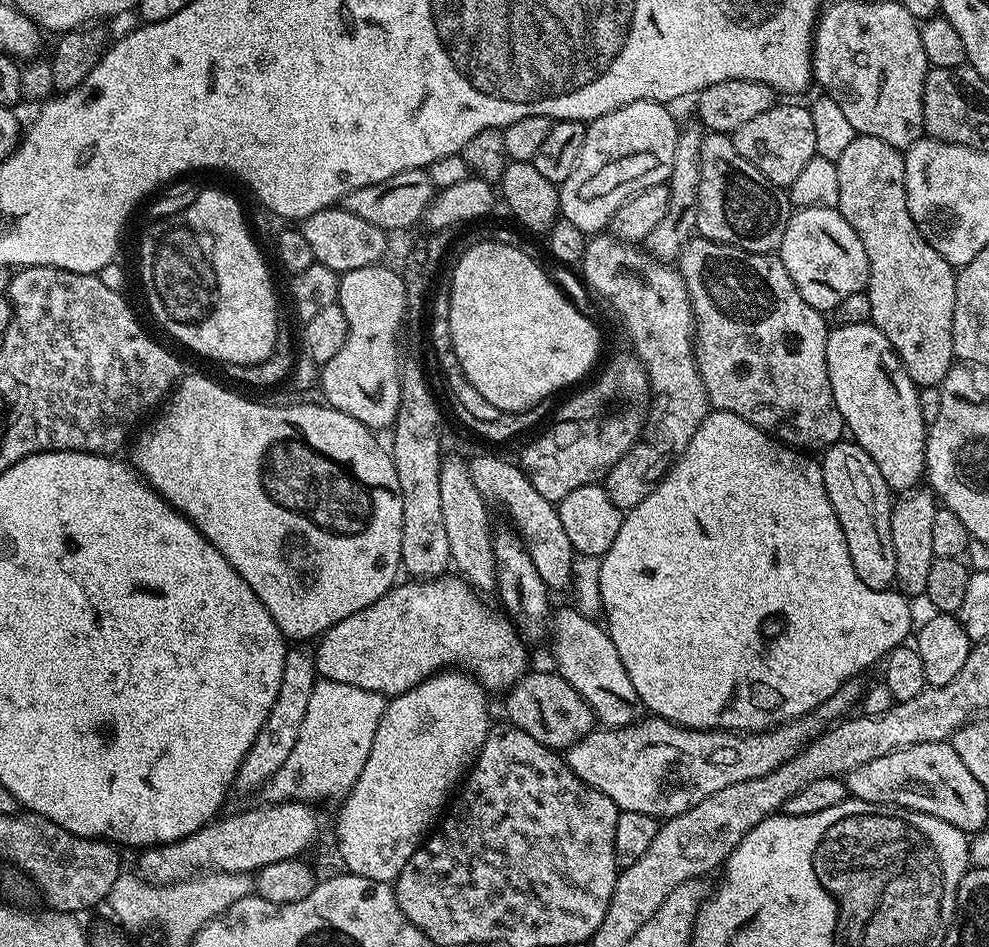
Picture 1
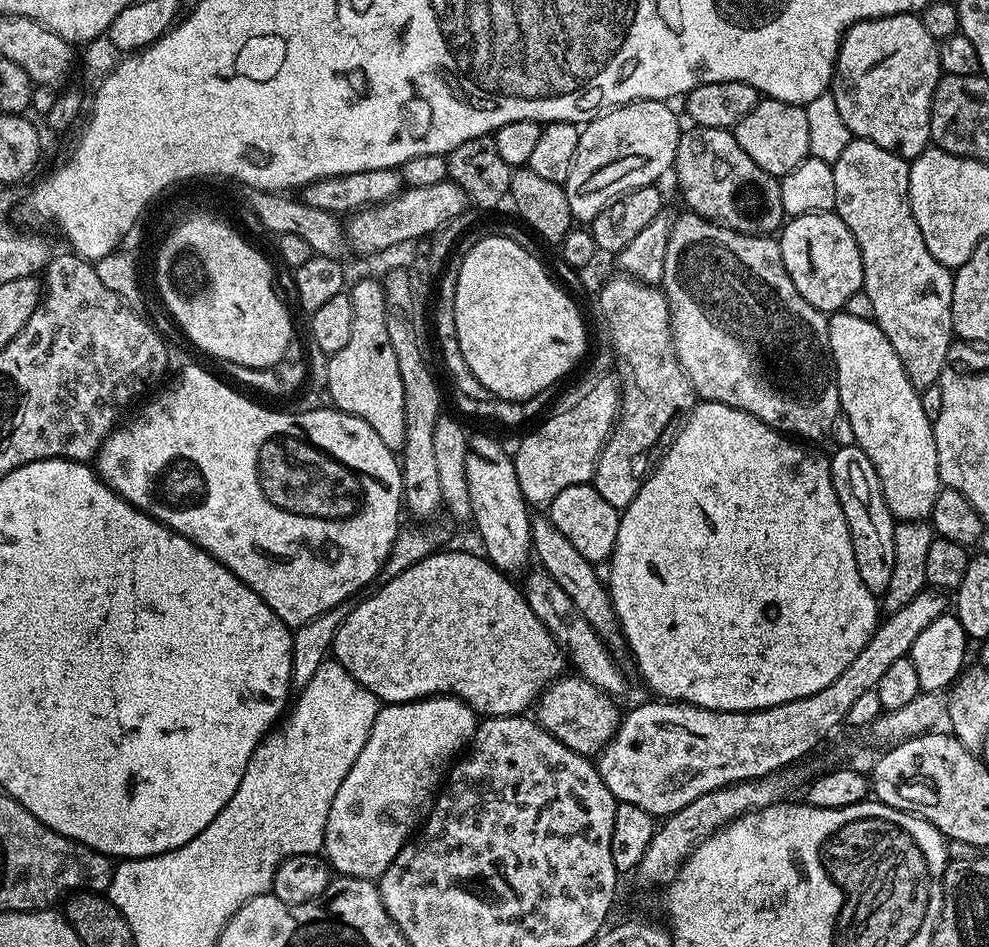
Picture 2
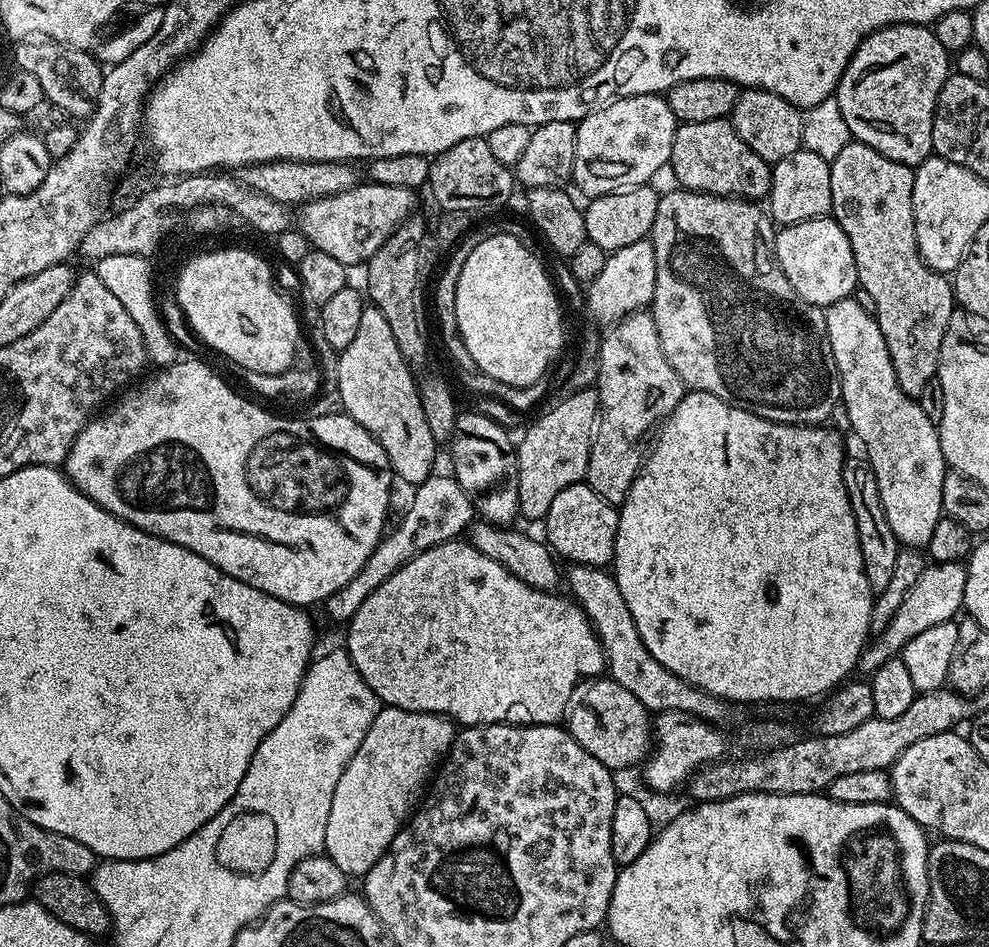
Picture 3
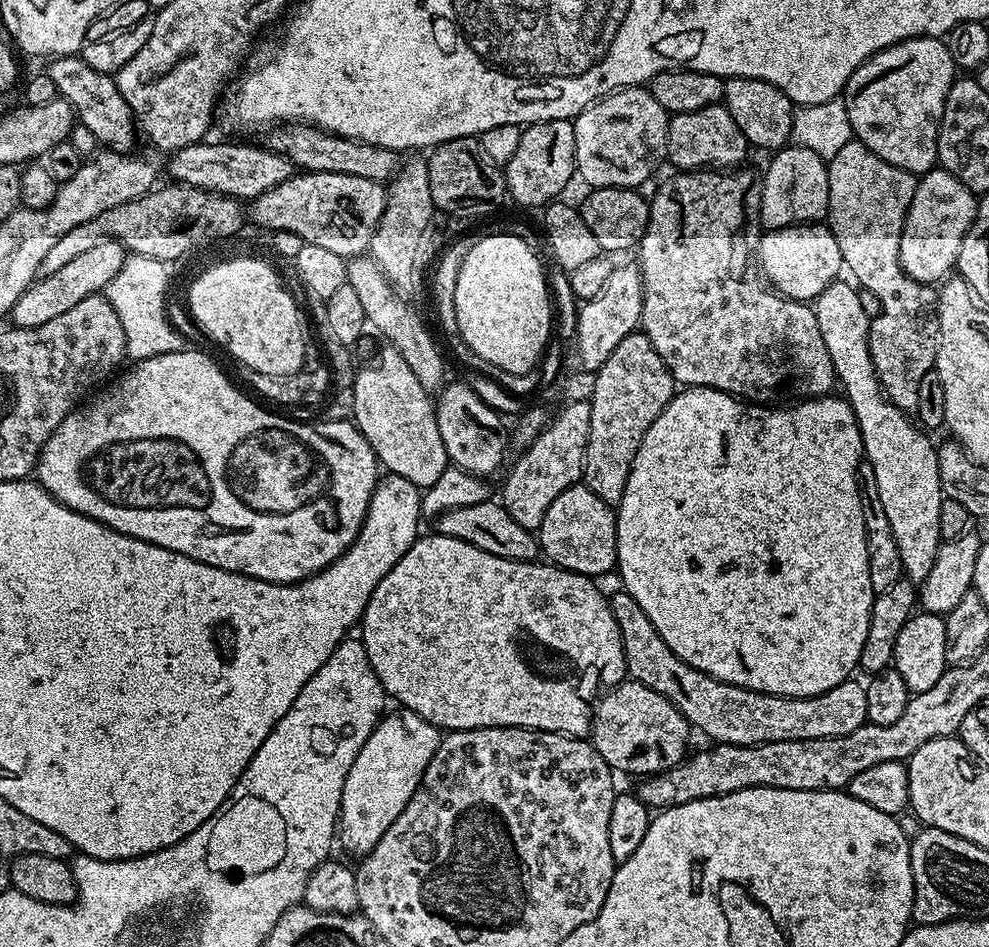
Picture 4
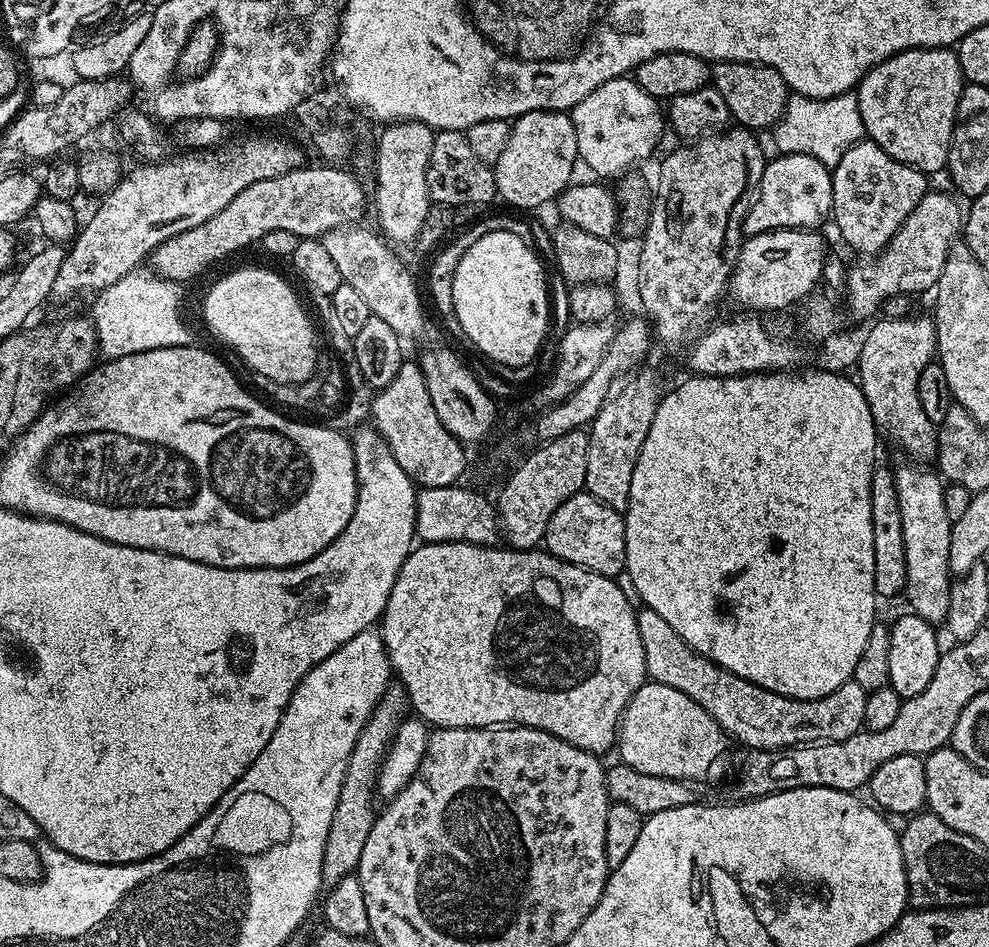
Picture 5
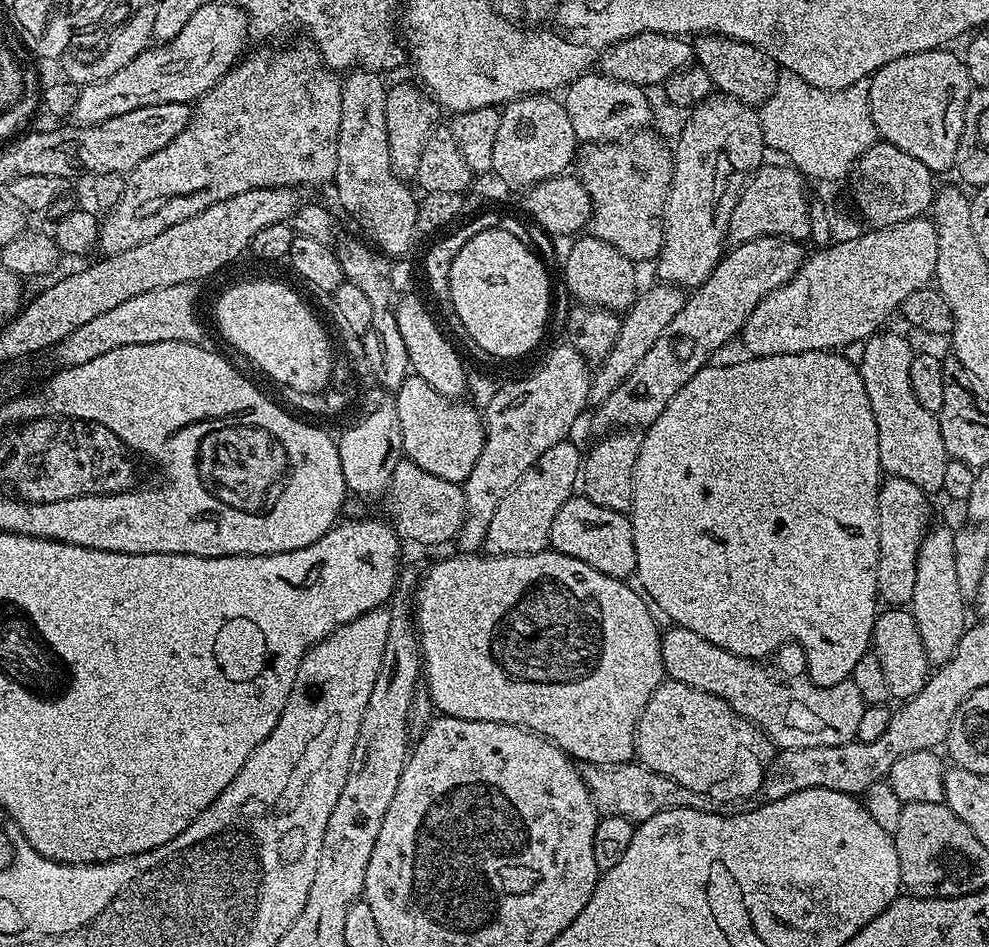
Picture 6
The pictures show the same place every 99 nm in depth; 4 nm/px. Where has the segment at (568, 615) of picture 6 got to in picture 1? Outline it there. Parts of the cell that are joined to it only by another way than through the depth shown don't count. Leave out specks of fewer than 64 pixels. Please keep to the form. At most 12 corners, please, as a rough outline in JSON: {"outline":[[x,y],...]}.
{"outline":[[459,574],[397,583],[319,637],[317,677],[489,693],[529,645]]}

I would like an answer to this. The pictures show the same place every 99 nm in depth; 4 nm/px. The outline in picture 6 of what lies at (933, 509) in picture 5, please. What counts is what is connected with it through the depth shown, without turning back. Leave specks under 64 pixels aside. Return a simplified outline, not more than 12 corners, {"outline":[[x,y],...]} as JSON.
{"outline":[[953,529],[920,546],[910,611],[929,665],[964,633]]}

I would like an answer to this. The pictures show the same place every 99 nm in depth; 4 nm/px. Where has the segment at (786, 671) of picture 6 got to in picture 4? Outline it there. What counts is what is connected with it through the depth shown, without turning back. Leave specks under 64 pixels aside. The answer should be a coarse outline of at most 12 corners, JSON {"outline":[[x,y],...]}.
{"outline":[[611,593],[627,675],[716,744],[838,738],[868,723],[856,678],[771,696],[682,662]]}

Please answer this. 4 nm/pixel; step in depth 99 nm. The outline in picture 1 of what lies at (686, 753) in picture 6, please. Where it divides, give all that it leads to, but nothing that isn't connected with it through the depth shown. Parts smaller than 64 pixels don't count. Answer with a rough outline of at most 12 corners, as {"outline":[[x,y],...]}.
{"outline":[[529,671],[504,700],[507,723],[567,750],[592,707],[555,671]]}

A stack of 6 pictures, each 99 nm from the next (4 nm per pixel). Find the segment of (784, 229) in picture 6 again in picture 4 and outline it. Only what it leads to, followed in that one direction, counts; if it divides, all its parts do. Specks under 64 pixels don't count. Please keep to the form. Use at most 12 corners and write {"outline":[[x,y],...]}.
{"outline":[[785,146],[762,172],[765,229],[828,215],[828,165]]}

